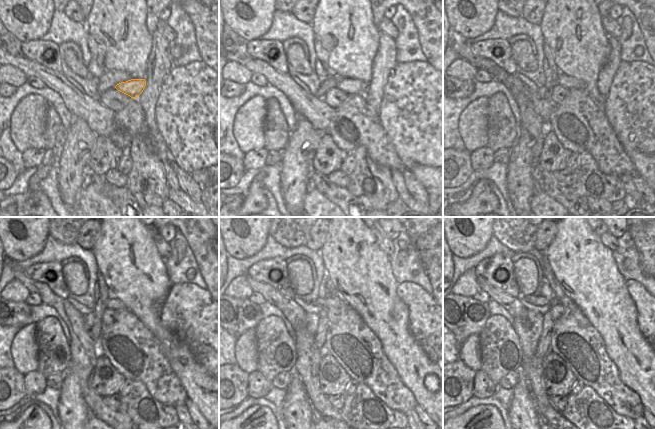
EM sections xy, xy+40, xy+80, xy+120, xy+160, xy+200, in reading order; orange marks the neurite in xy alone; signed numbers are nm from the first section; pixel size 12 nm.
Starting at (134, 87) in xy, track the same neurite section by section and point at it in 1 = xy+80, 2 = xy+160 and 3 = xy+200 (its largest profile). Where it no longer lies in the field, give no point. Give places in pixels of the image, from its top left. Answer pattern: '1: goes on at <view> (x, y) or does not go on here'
1: goes on at xy+80 (568, 82)
2: goes on at xy+160 (330, 301)
3: goes on at xy+200 (535, 300)

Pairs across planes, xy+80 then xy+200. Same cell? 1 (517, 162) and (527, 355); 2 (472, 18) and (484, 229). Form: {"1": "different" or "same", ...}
{"1": "different", "2": "same"}

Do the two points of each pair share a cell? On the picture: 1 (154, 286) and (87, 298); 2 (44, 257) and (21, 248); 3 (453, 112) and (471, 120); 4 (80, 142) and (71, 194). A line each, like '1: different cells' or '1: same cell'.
1: different cells
2: different cells
3: different cells
4: same cell

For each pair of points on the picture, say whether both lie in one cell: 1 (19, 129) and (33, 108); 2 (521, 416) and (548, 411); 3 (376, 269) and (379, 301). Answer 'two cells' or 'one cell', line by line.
1: one cell
2: two cells
3: one cell

